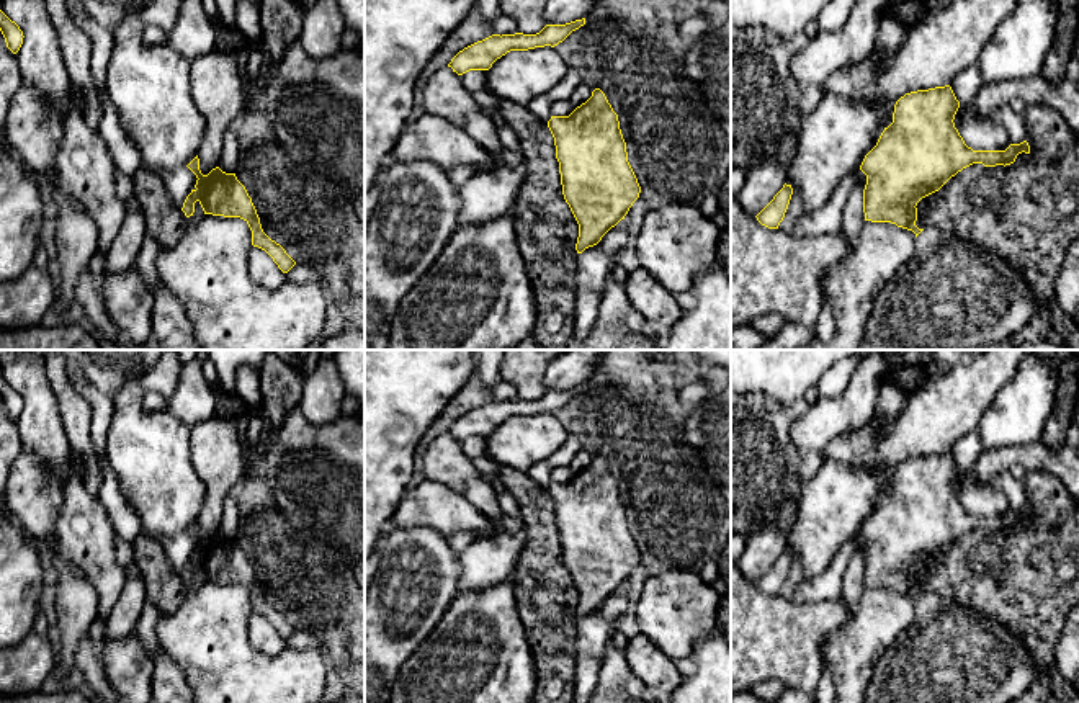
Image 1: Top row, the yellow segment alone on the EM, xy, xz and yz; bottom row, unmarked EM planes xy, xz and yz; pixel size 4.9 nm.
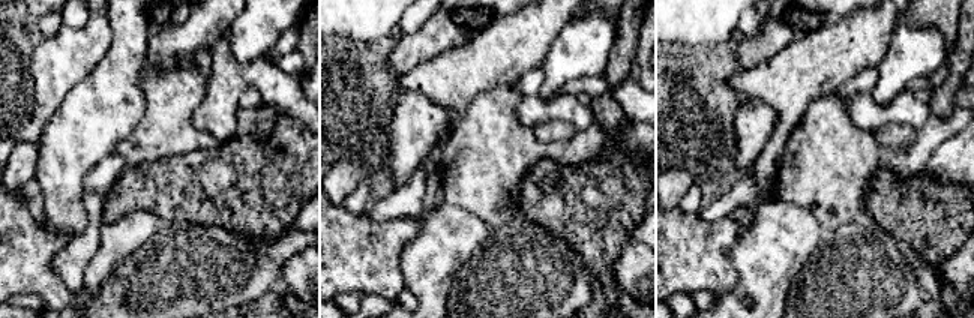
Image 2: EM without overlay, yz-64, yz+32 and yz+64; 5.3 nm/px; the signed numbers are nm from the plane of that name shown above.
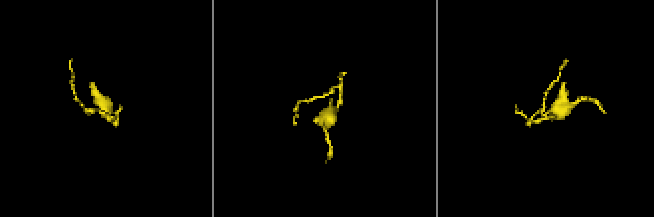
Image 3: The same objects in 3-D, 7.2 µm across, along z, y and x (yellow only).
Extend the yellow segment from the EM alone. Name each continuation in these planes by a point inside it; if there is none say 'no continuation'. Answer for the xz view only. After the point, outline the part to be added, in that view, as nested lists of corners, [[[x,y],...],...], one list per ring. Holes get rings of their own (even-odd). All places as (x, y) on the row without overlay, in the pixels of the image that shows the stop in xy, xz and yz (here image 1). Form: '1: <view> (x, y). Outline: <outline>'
no continuation

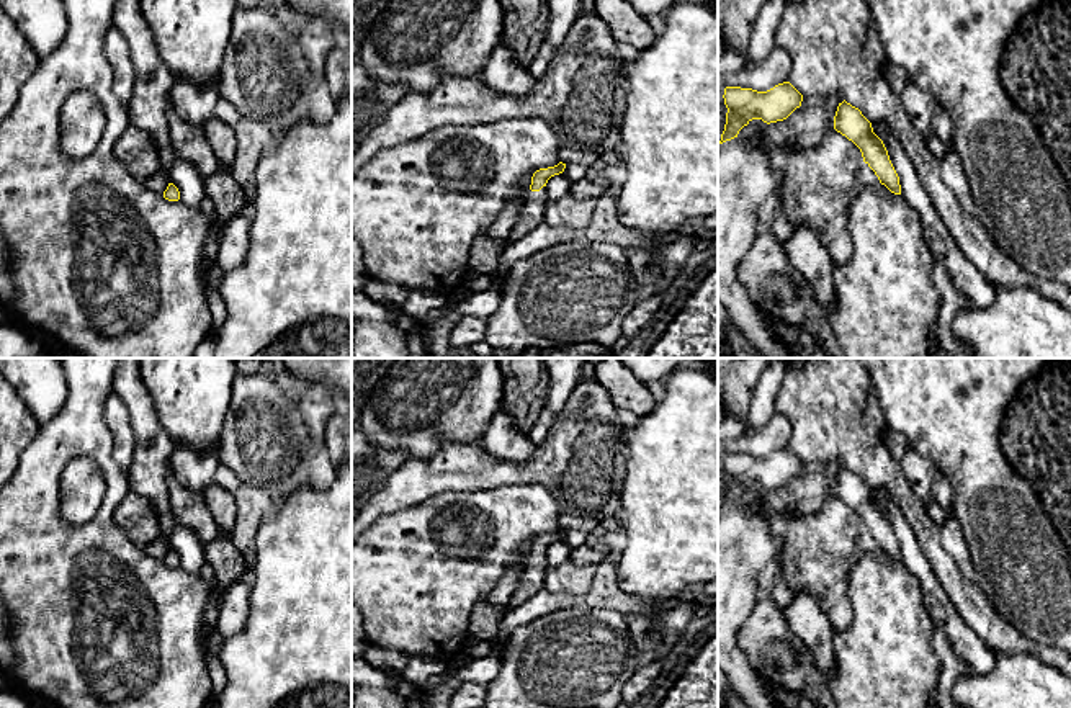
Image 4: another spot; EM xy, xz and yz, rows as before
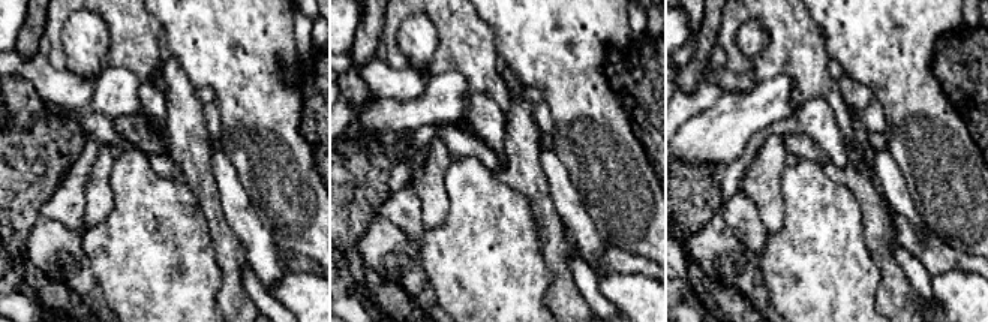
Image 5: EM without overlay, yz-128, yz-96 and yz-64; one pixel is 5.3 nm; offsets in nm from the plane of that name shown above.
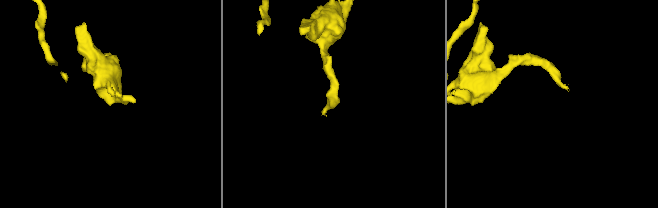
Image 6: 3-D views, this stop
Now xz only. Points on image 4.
1: xz (532, 579). Outline: [[[546,554],[540,558],[528,556],[523,571],[518,577],[517,587],[510,597],[509,608],[515,608],[531,595],[544,589],[544,572],[548,567]]]

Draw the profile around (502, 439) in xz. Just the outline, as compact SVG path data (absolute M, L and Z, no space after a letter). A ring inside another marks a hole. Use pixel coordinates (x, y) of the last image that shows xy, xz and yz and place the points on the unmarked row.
M500 410L486 427L479 445L497 459L525 463L533 458L536 445L515 423L515 419Z

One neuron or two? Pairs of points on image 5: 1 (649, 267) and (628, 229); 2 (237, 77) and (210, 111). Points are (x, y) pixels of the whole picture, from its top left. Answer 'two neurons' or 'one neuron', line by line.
1: two neurons
2: two neurons

